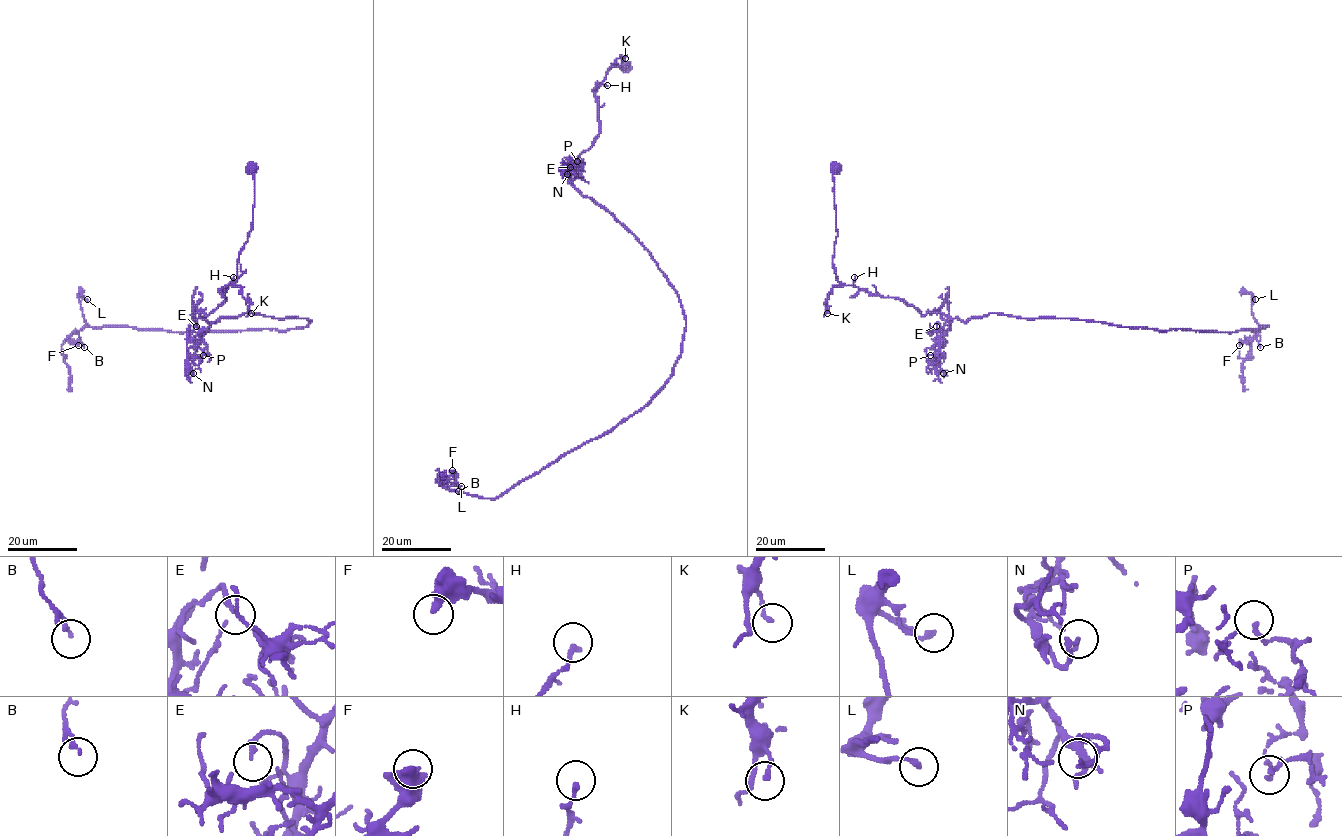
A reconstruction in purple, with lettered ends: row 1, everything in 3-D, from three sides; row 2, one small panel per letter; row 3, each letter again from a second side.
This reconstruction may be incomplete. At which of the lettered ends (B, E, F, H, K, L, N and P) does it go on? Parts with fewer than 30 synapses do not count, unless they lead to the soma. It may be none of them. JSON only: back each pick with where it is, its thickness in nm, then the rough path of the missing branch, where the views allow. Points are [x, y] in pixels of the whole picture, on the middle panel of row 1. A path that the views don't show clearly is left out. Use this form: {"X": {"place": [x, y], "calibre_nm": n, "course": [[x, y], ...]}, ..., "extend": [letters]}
{"extend": []}

